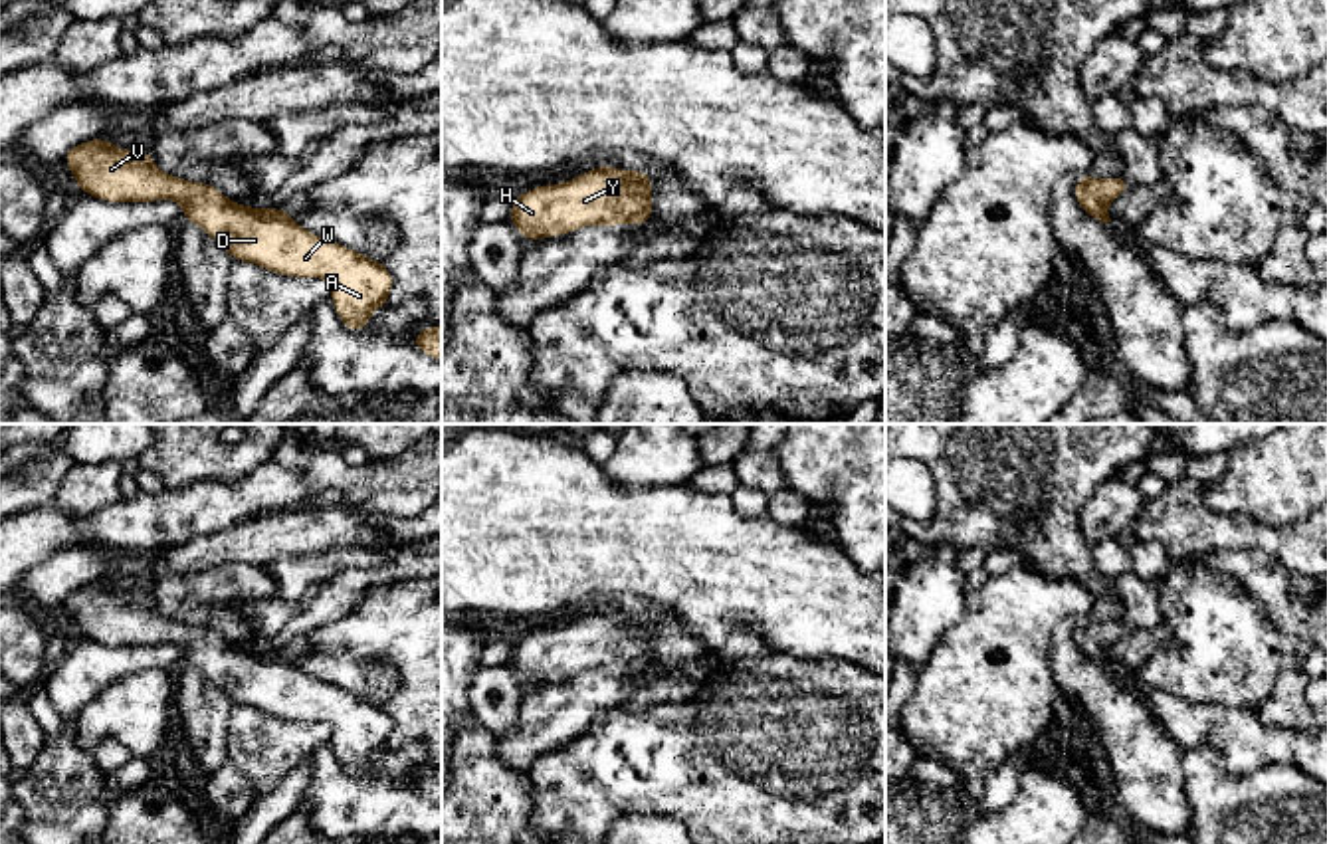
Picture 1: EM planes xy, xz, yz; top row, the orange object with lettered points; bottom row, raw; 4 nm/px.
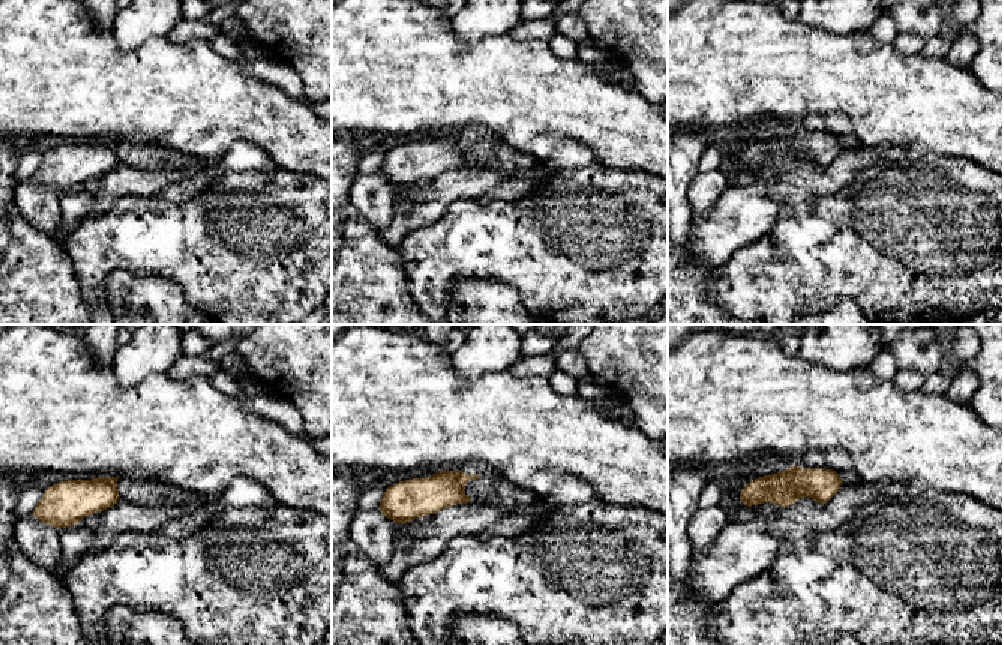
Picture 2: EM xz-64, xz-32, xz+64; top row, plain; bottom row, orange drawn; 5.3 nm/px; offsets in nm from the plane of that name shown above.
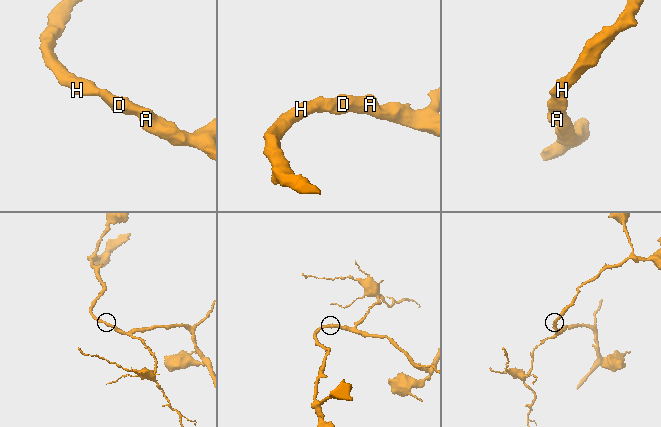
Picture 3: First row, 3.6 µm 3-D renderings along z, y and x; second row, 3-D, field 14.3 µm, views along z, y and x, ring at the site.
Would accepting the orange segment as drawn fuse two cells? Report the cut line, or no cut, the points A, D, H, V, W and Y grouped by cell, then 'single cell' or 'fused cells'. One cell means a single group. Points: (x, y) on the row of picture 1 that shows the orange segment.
no cut | A D H V W Y | single cell

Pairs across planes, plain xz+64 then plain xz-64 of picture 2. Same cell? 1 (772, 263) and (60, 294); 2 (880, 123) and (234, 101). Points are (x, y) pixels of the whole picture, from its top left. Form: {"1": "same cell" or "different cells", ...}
{"1": "different cells", "2": "same cell"}

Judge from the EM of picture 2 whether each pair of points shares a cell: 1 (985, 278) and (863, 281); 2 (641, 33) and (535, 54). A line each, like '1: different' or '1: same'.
1: same
2: different

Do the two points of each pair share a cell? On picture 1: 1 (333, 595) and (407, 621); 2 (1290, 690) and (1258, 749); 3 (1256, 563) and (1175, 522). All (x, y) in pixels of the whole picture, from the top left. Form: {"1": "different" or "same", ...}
{"1": "different", "2": "different", "3": "different"}

